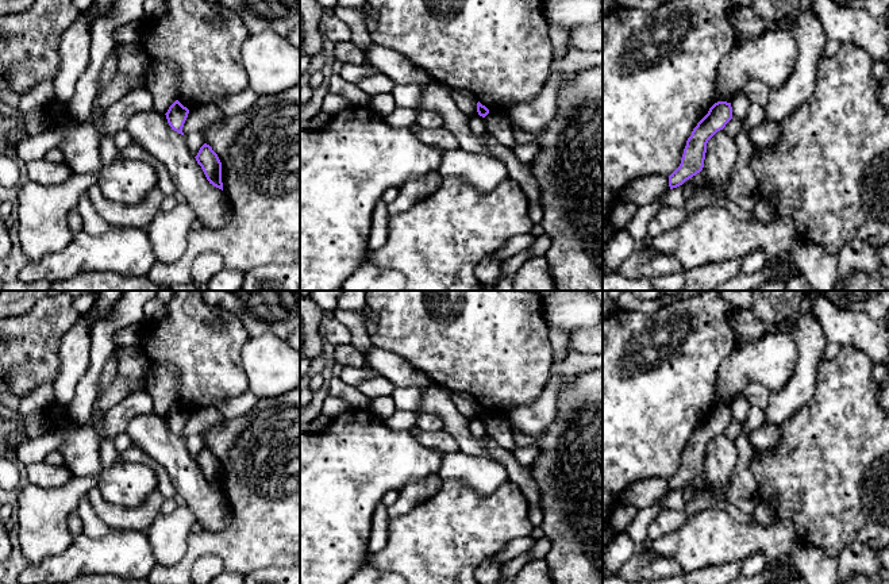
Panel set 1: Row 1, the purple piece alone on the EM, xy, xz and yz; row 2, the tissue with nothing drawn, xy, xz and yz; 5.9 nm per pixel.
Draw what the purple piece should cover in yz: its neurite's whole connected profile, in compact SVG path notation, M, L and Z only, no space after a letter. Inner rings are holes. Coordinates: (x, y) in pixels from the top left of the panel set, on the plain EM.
M717 404L709 411L688 441L680 469L669 479L670 492L682 488L703 473L708 443L731 422L731 406Z

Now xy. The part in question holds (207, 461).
M204 446L195 461L201 469L209 487L223 493L222 465L212 450Z

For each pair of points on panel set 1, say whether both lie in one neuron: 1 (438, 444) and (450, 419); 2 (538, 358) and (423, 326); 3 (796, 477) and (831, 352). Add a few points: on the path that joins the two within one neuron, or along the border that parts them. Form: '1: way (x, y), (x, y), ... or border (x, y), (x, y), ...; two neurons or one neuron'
1: border (443, 429), (461, 449); two neurons
2: way (510, 358), (474, 326), (451, 326); one neuron
3: border (842, 348), (832, 357), (822, 362); two neurons

